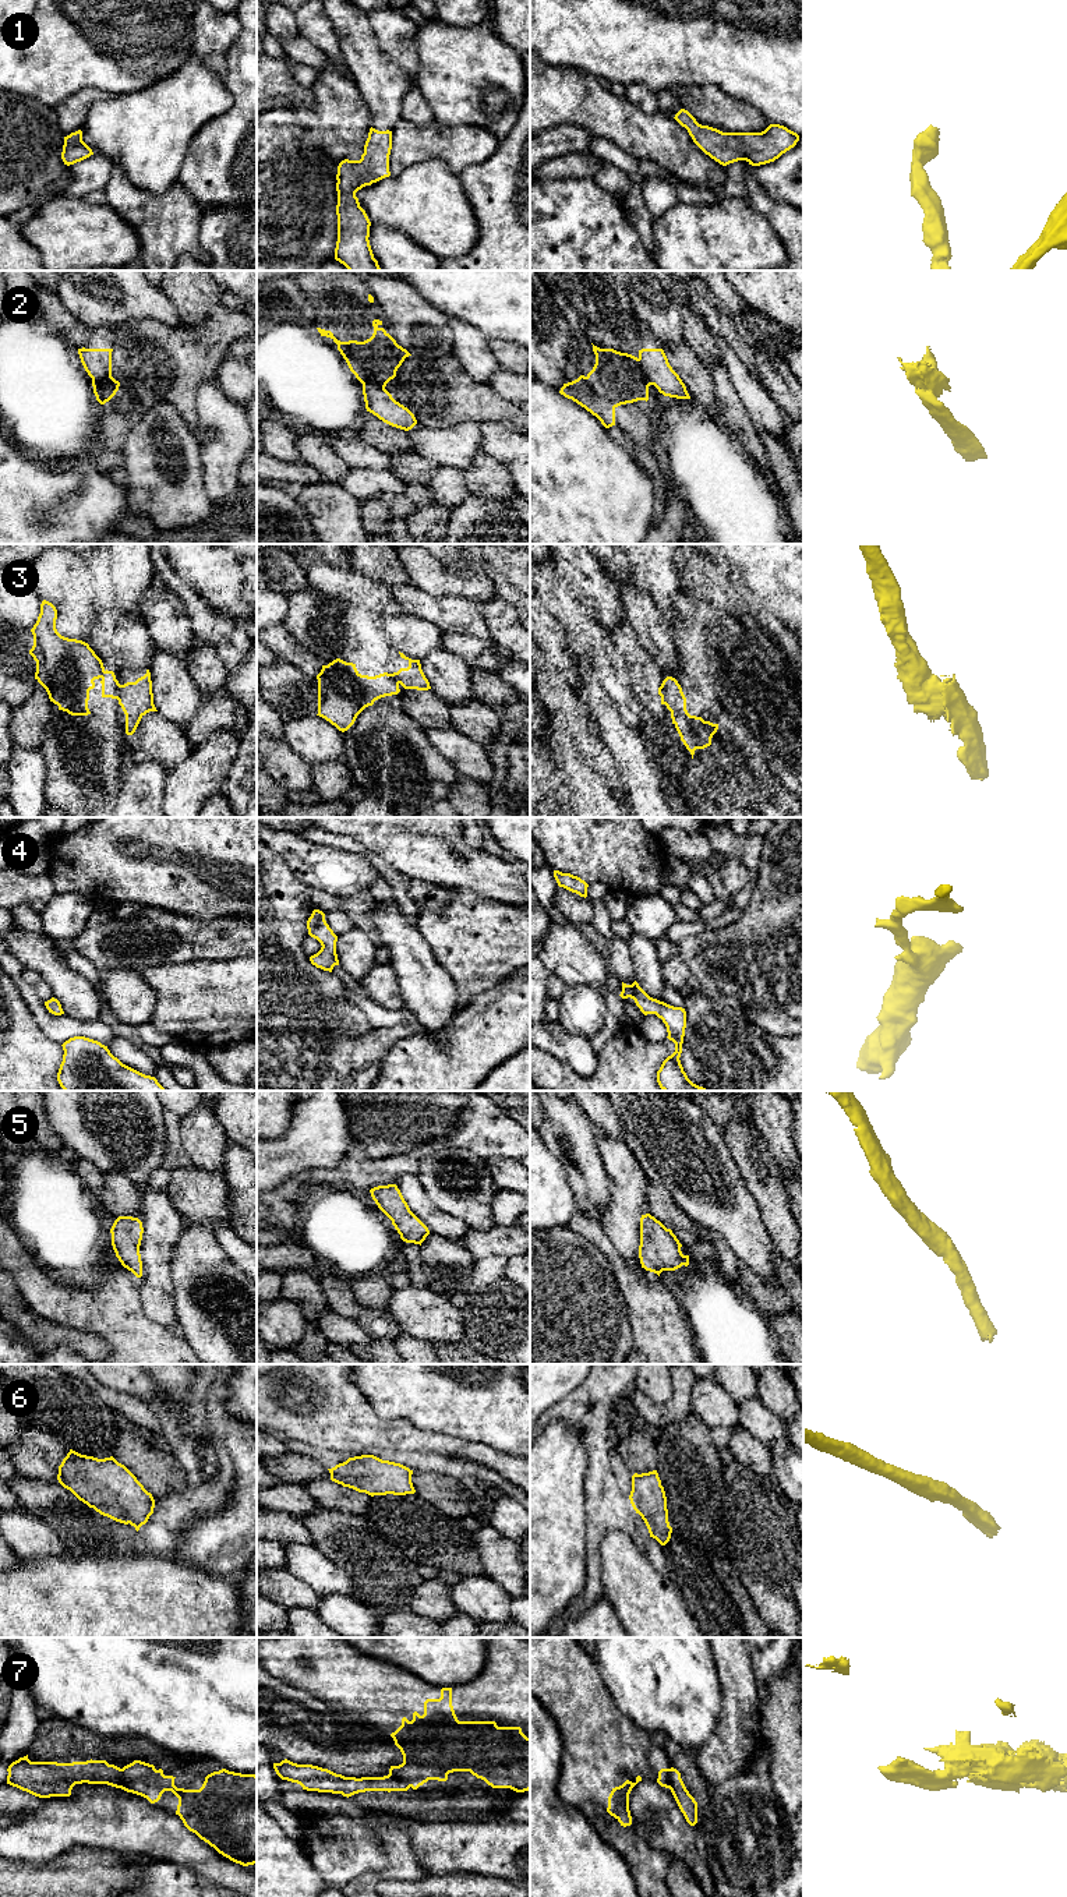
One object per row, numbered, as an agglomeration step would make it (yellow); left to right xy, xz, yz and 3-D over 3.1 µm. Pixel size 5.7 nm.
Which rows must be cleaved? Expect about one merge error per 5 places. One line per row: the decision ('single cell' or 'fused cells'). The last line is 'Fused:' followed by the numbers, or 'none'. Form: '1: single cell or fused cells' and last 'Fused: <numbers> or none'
1: single cell
2: fused cells
3: fused cells
4: single cell
5: single cell
6: single cell
7: fused cells
Fused: 2, 3, 7

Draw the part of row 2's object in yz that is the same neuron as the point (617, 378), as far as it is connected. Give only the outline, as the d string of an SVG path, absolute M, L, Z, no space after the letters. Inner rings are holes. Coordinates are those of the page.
M591 343L593 345L593 343ZM593 345L596 364L584 377L563 384L559 393L572 399L605 428L615 425L615 409L637 400L649 400L647 378L637 357Z

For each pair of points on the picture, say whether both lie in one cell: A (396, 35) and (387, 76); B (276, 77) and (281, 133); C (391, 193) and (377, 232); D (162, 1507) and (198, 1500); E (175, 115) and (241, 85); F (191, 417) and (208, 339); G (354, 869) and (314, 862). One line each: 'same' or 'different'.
A: different
B: different
C: different
D: same
E: different
F: same
G: same

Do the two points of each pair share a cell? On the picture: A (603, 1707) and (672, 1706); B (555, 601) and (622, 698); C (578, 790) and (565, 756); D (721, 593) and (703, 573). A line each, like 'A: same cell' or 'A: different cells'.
A: different cells
B: same cell
C: same cell
D: same cell

